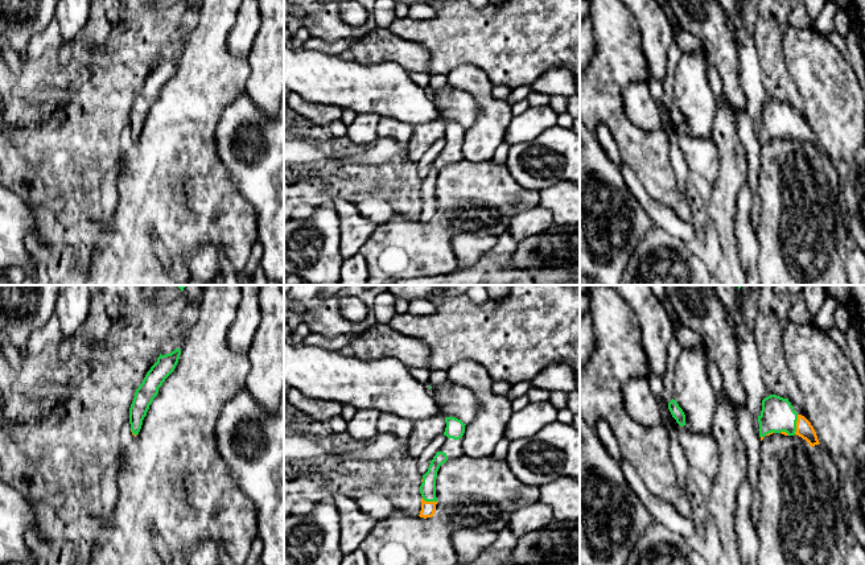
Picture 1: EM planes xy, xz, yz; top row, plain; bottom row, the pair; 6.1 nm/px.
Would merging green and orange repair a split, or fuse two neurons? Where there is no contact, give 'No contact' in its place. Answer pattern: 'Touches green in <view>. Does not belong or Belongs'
Touches green in yz. Belongs

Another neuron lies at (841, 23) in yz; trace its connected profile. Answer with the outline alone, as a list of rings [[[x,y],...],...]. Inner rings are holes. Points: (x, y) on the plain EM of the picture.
[[[837,9],[833,20],[835,29],[841,34],[845,36],[849,32],[849,28],[852,25],[852,20],[848,12],[843,9]]]

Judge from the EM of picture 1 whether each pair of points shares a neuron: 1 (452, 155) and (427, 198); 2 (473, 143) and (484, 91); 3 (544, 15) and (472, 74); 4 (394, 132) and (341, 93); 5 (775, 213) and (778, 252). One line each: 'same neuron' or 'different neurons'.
1: same neuron
2: same neuron
3: different neurons
4: different neurons
5: same neuron

